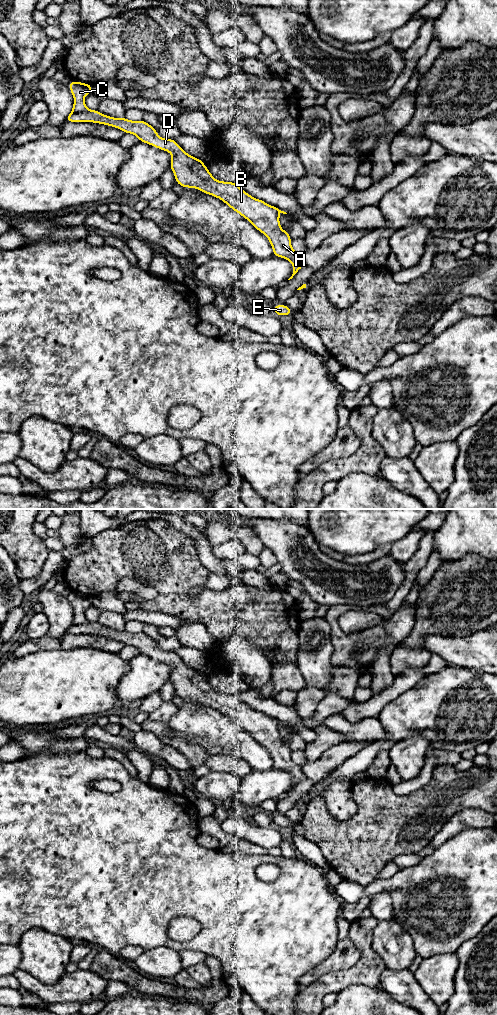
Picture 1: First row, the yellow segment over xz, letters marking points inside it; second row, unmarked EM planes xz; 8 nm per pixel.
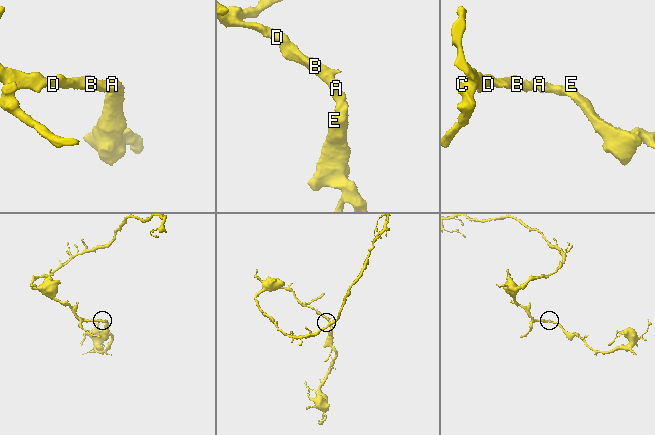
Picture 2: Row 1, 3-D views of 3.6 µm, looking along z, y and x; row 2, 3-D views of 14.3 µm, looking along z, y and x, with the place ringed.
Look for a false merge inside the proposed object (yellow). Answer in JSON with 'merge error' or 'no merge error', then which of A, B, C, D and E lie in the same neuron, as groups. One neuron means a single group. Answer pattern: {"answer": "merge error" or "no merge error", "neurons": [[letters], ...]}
{"answer": "no merge error", "neurons": [["A", "B", "C", "D", "E"]]}

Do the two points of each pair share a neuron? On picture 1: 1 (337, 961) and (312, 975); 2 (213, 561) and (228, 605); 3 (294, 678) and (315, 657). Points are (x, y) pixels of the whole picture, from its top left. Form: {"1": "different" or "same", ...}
{"1": "same", "2": "different", "3": "different"}

